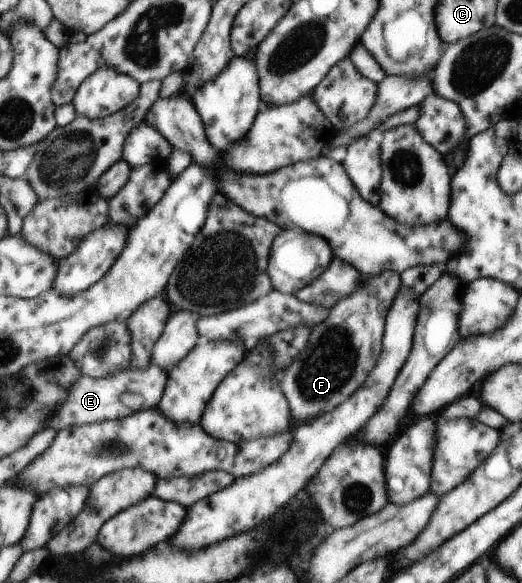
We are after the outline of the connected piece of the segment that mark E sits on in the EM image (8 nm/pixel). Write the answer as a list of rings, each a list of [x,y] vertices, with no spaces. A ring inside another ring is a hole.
[[[150,365],[144,370],[119,371],[112,376],[97,379],[82,375],[75,383],[76,386],[67,395],[68,402],[64,402],[59,410],[51,417],[49,426],[59,431],[70,425],[83,425],[107,420],[123,419],[133,415],[136,411],[143,411],[158,406],[162,392],[167,384],[166,372],[160,365]]]

